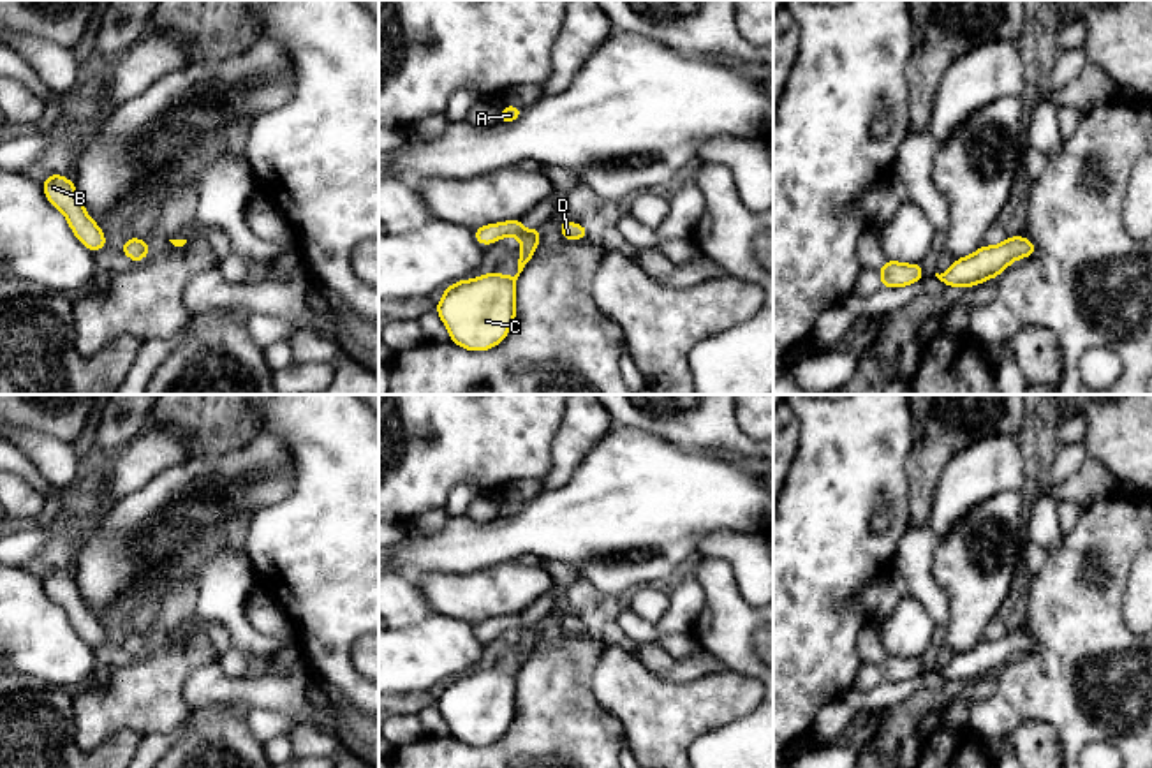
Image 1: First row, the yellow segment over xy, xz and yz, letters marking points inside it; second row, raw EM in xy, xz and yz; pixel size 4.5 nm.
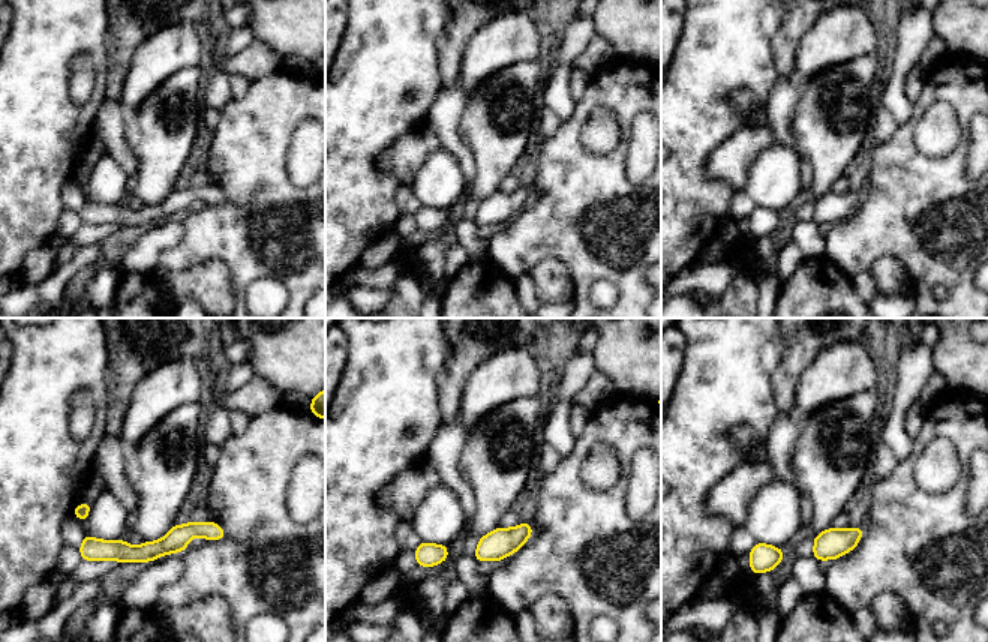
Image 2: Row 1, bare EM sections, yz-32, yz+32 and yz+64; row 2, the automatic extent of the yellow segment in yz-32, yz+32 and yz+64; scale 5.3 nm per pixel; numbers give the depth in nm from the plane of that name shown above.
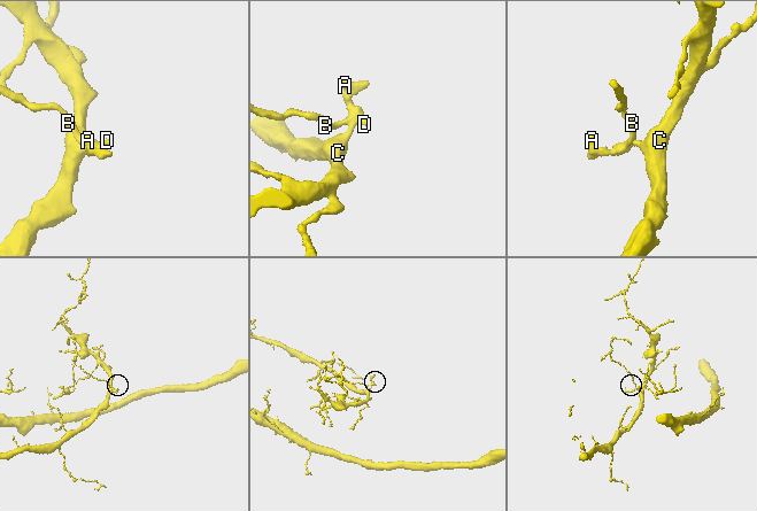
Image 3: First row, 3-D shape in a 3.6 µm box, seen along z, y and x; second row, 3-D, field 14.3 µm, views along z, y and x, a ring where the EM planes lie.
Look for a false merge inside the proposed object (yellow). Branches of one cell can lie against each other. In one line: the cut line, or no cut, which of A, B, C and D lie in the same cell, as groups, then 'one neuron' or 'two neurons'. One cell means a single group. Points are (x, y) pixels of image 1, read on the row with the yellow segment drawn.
no cut | A B C D | one neuron

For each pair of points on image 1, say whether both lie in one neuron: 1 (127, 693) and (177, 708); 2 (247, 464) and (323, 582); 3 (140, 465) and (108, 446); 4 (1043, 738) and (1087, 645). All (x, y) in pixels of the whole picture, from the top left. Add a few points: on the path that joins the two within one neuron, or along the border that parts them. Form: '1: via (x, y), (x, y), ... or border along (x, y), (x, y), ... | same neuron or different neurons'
1: via (140, 696), (147, 696), (159, 707), (164, 707) | same neuron
2: border along (293, 467), (293, 490), (261, 506), (249, 518) | different neurons
3: border along (148, 423), (103, 460) | different neurons
4: border along (1010, 733), (1029, 721), (1047, 721), (1061, 749) | different neurons

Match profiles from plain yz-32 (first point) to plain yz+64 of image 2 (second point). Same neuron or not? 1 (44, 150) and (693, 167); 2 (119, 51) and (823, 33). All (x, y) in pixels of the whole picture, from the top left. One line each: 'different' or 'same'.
1: same
2: different

